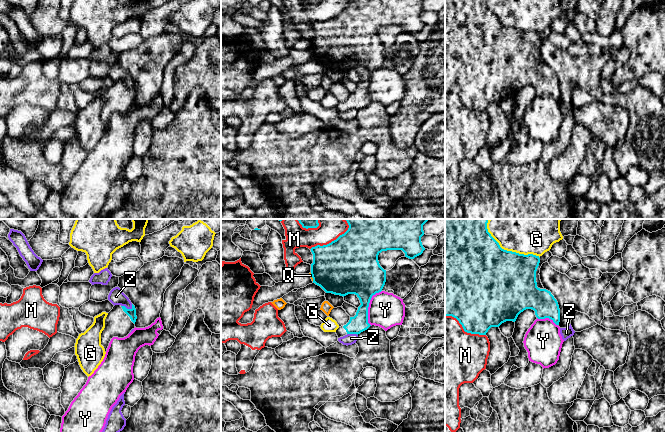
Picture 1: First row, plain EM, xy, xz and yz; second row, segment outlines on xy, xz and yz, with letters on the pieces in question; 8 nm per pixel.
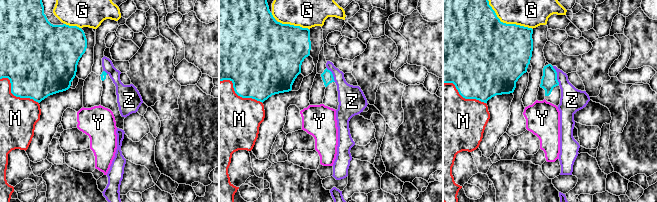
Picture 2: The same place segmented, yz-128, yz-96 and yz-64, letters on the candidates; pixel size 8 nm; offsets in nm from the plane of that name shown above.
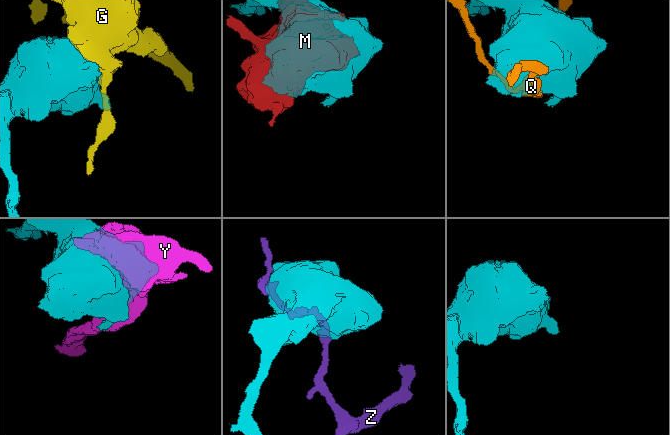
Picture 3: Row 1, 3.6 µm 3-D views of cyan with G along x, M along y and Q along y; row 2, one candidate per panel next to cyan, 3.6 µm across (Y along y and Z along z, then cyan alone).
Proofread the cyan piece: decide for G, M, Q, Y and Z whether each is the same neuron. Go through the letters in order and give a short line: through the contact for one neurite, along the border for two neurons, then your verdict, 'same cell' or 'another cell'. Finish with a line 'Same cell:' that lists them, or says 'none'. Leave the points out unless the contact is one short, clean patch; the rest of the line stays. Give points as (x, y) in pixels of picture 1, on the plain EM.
G: another cell
M: another cell
Q: another cell
Y: another cell
Z: another cell
Same cell: none

